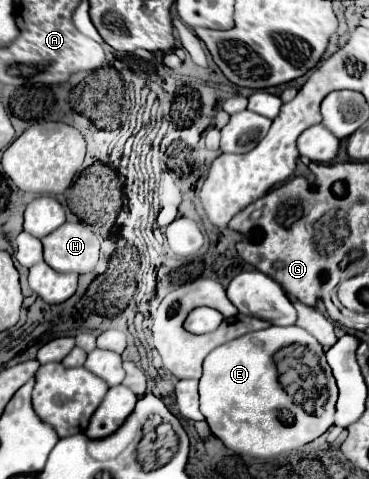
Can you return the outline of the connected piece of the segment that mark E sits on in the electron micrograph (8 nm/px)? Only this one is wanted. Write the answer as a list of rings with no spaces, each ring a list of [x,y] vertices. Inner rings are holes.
[[[296,325],[246,333],[216,347],[204,359],[204,375],[200,377],[200,411],[206,417],[210,431],[234,453],[256,459],[278,457],[314,441],[334,423],[336,397],[328,399],[322,415],[308,415],[280,387],[272,355],[280,347],[292,343],[306,343],[320,357],[322,365],[326,365],[320,343]]]

